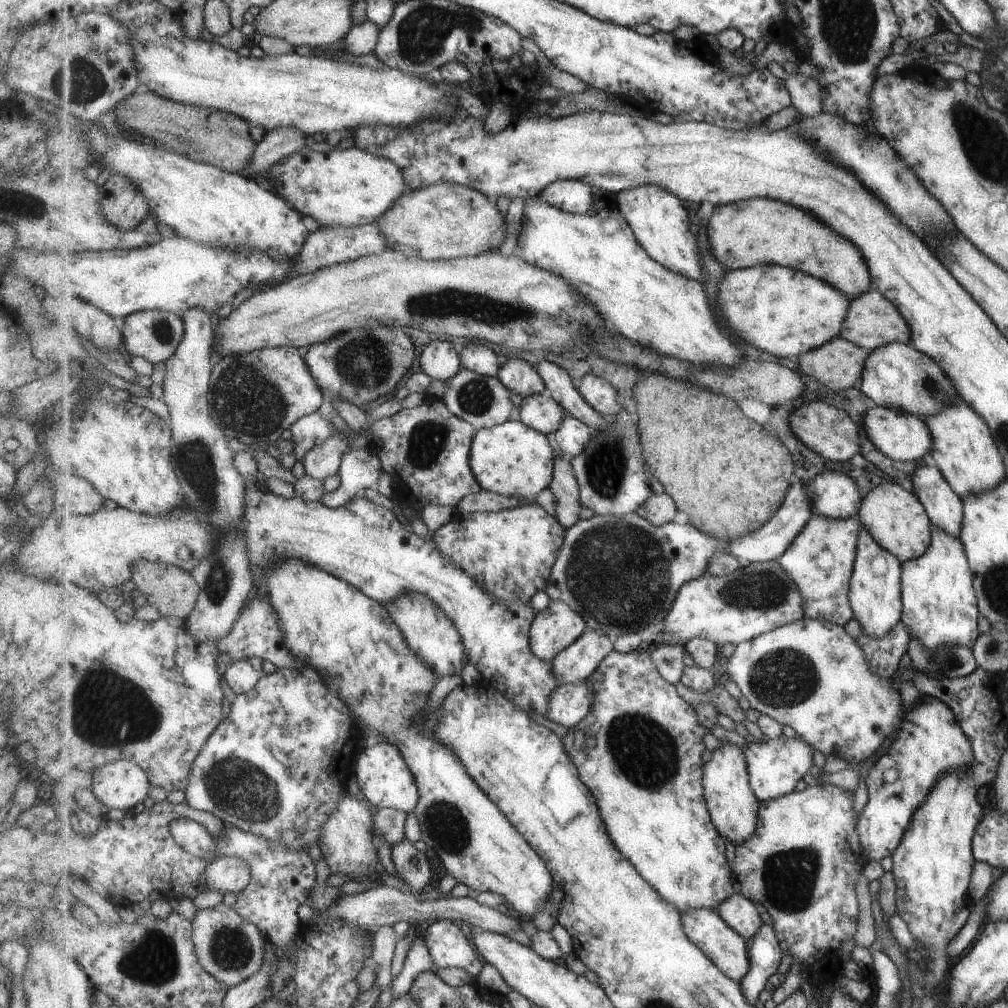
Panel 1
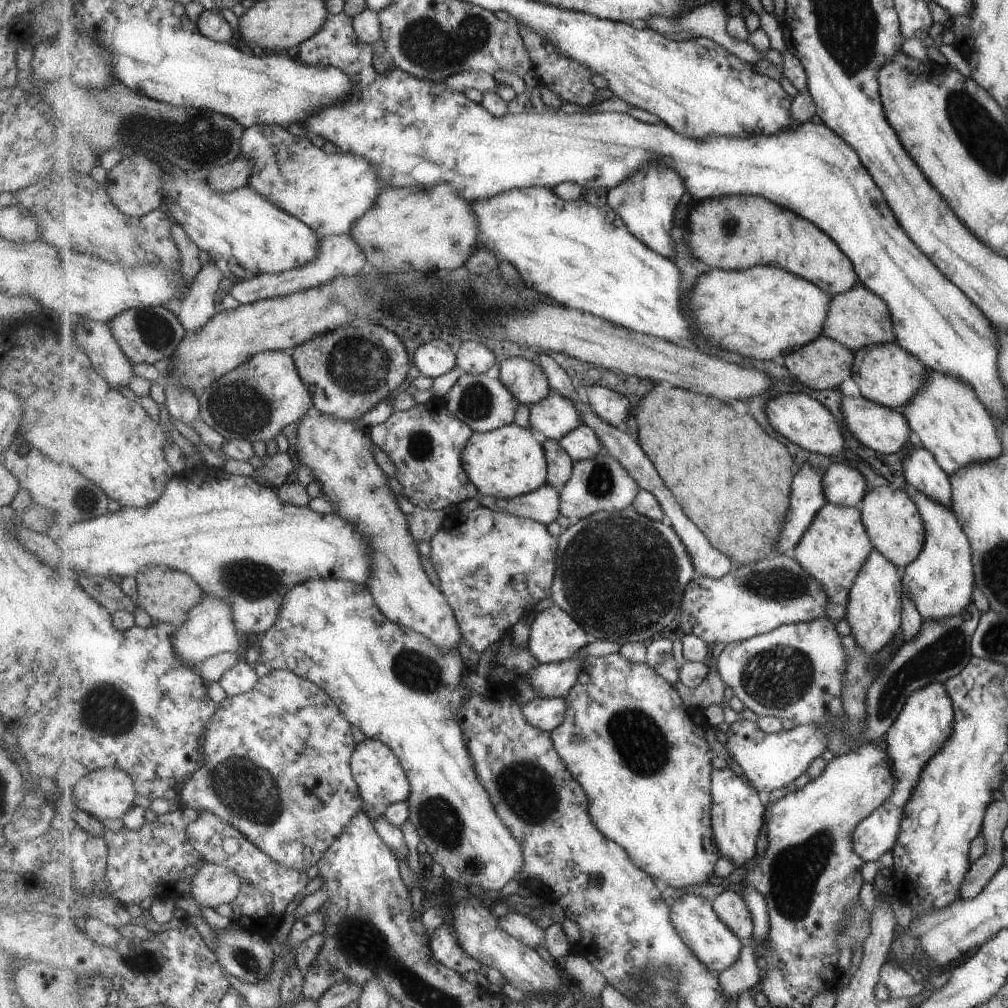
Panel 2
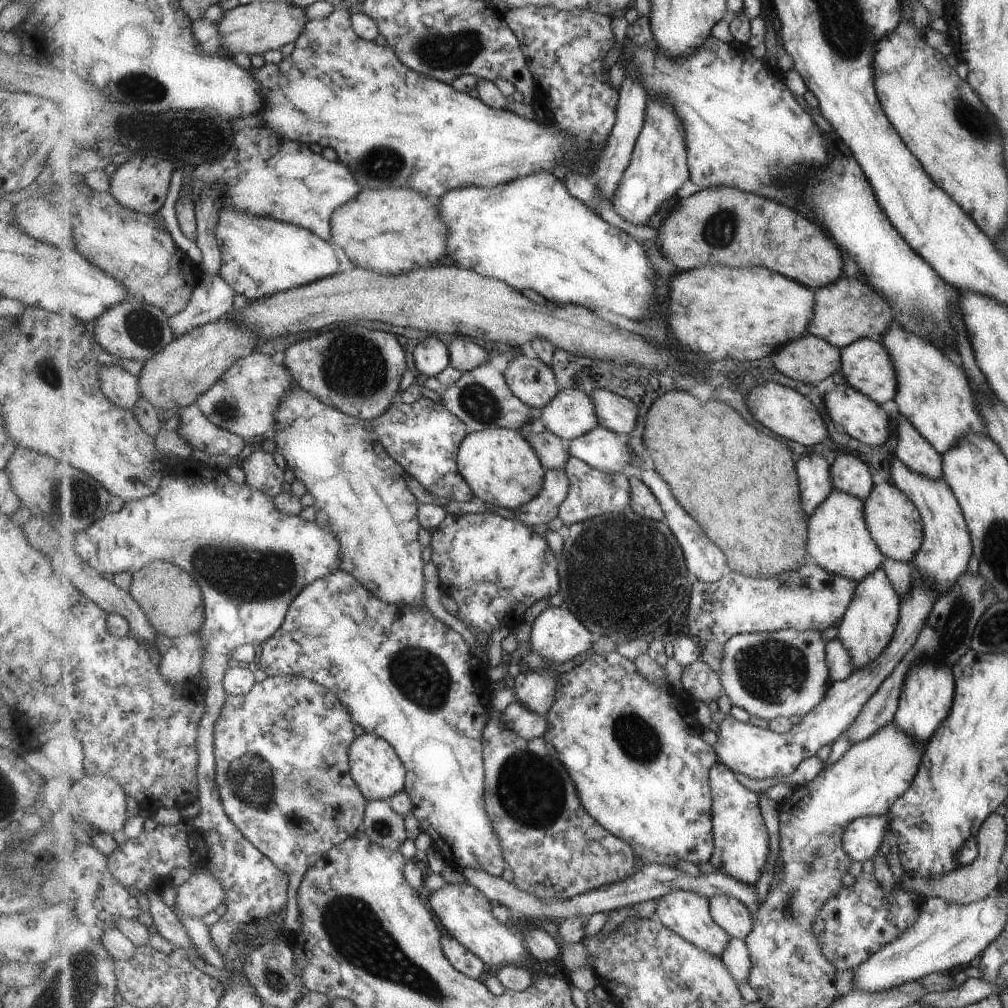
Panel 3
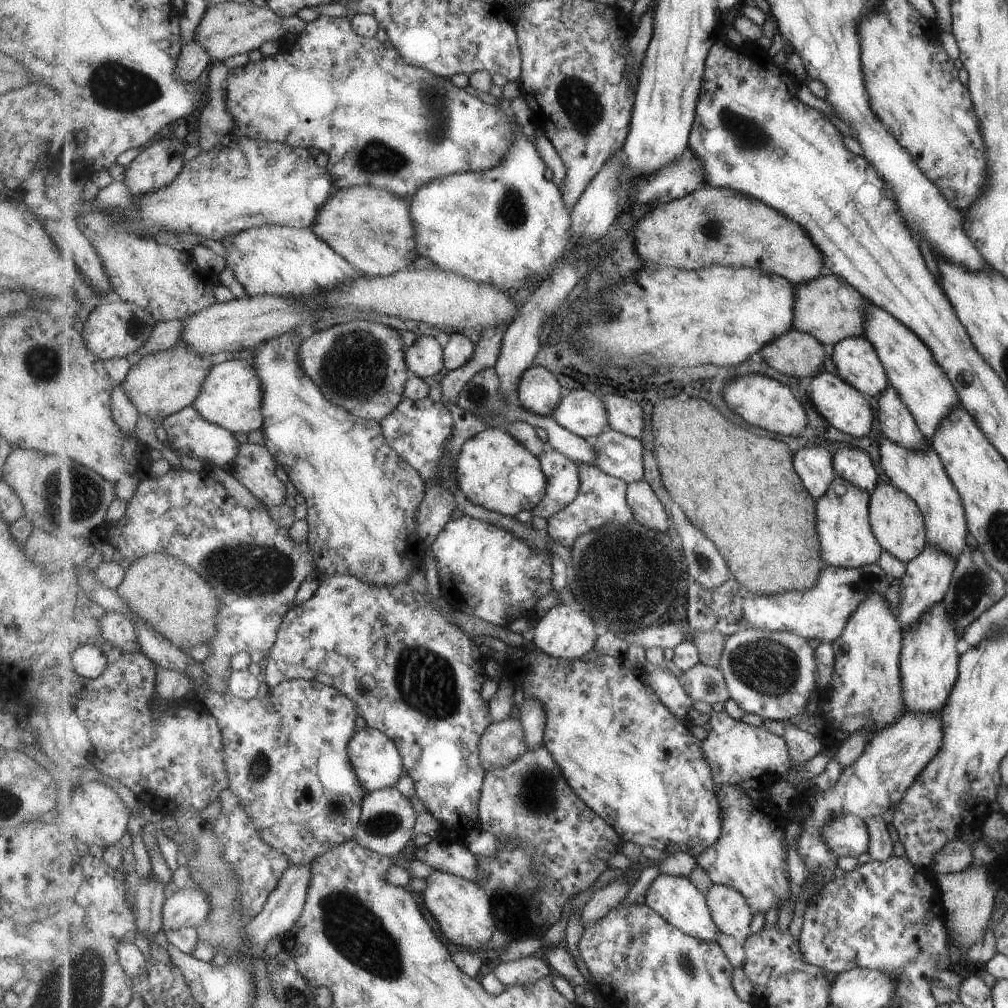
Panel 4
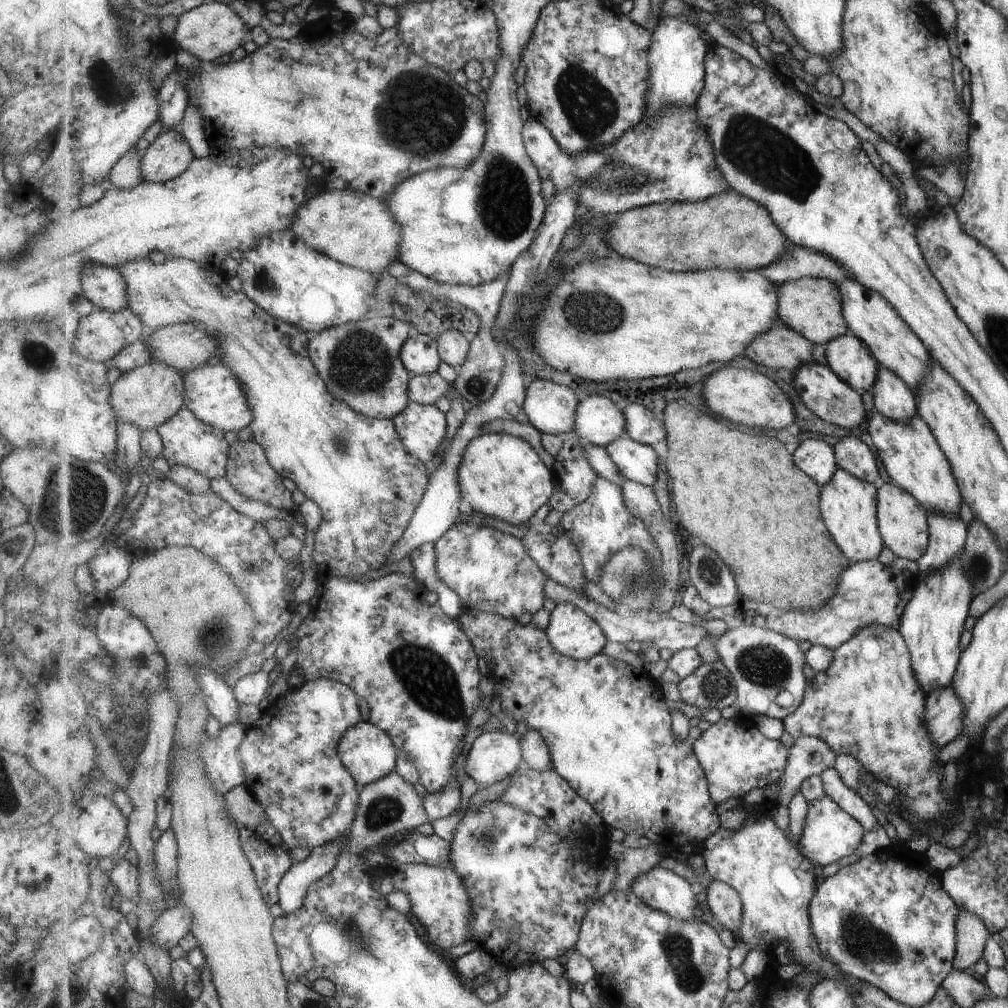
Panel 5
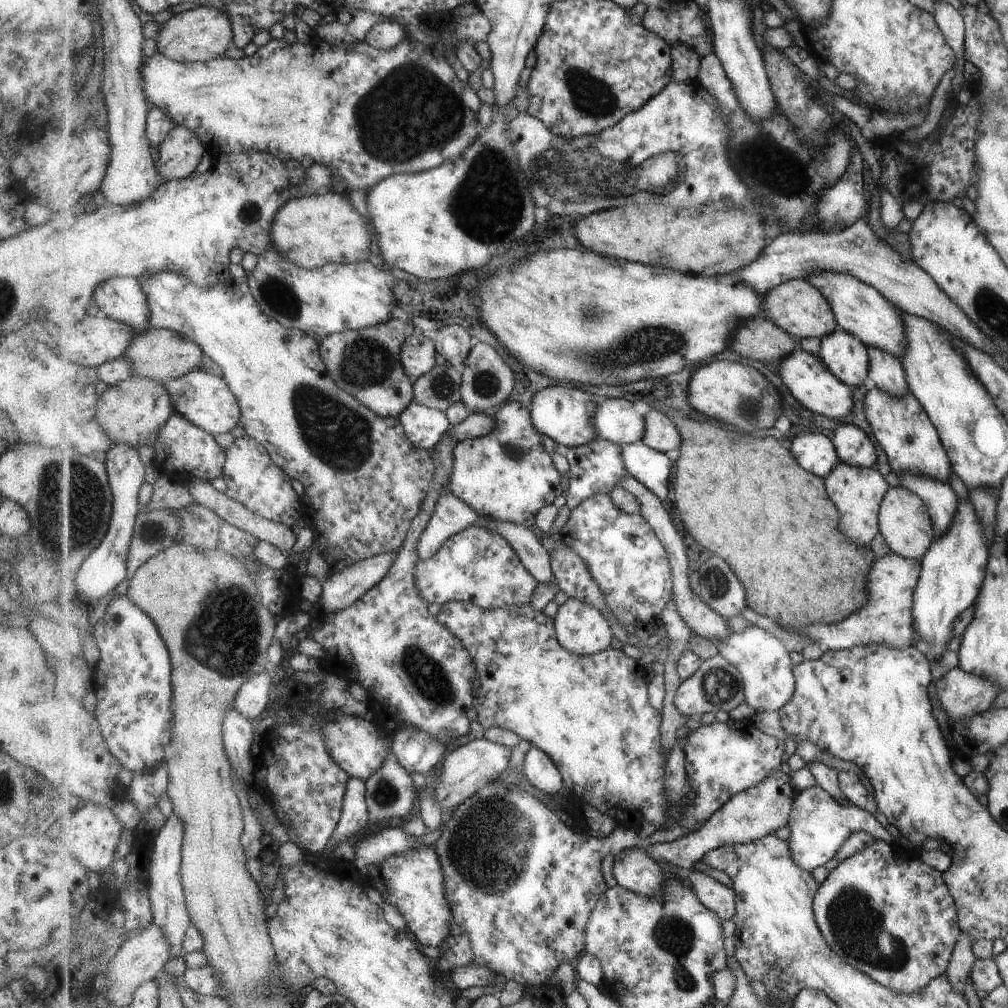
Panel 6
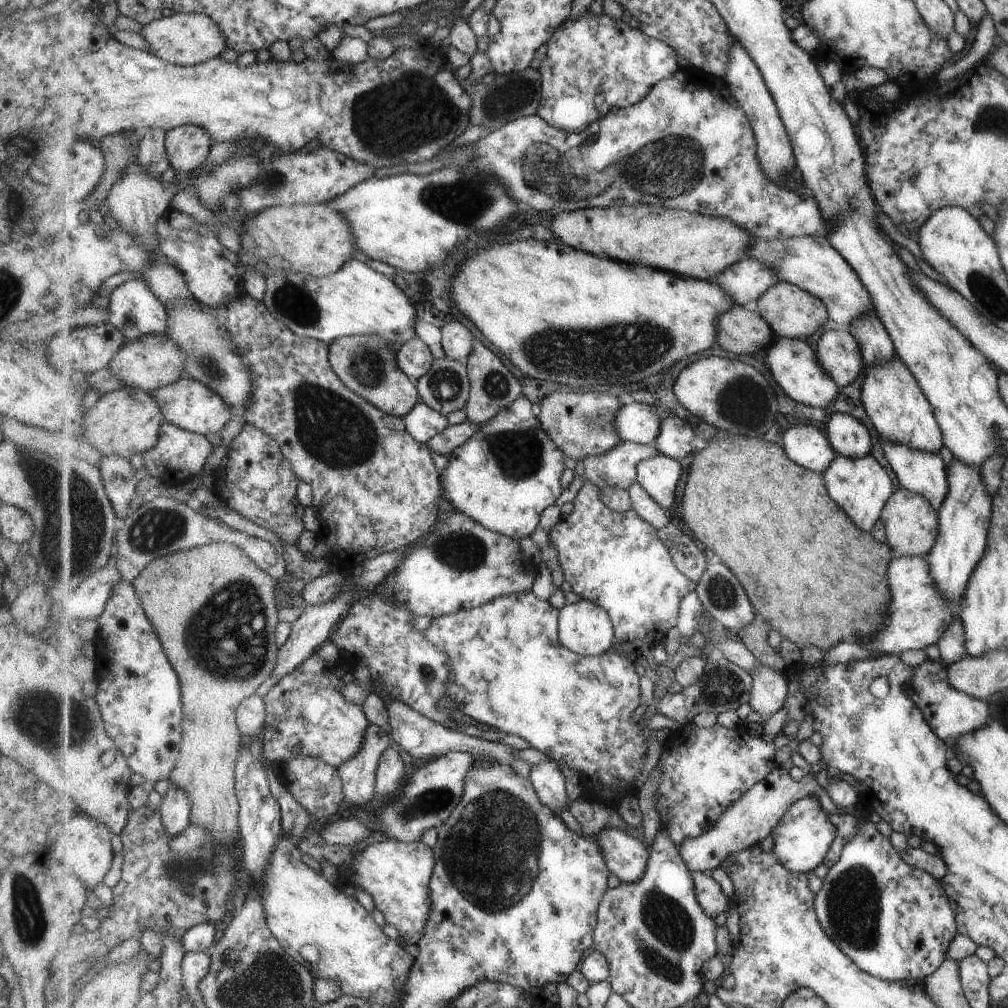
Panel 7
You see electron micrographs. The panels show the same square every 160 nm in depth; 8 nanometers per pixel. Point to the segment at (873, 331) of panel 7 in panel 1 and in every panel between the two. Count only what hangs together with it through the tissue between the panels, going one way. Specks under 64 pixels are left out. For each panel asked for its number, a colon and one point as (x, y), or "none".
1: (944, 507)
2: (920, 467)
3: (911, 448)
4: (897, 424)
5: (891, 396)
6: (885, 371)

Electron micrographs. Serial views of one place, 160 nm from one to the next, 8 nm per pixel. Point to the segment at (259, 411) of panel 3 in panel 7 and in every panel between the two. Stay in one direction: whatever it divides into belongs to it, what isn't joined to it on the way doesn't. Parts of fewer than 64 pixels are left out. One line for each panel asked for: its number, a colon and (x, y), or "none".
4: (232, 396)
5: (213, 393)
6: (207, 400)
7: (189, 404)

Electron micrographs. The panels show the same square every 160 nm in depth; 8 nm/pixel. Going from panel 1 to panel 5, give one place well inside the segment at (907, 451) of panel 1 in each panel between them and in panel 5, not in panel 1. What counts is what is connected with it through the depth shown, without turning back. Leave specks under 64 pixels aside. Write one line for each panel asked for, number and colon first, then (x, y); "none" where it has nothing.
2: (884, 430)
3: (862, 418)
4: (846, 408)
5: (833, 399)

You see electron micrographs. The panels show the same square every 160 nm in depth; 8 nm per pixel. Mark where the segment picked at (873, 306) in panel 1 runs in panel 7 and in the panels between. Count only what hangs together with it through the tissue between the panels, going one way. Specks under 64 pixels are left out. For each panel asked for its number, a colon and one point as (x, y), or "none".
2: (857, 318)
3: (846, 310)
4: (828, 307)
5: (812, 306)
6: (798, 306)
7: (793, 312)

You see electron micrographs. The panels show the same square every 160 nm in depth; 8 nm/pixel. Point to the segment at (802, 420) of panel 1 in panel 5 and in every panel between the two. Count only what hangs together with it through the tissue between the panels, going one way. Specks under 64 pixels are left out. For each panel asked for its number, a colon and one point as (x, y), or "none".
2: (804, 420)
3: (784, 410)
4: (766, 402)
5: (745, 396)

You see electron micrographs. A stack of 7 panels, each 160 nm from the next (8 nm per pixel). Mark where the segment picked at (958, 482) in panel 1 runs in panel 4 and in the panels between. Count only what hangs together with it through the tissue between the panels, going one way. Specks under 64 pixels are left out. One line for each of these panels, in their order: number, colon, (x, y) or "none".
2: (945, 416)
3: (933, 394)
4: (912, 371)

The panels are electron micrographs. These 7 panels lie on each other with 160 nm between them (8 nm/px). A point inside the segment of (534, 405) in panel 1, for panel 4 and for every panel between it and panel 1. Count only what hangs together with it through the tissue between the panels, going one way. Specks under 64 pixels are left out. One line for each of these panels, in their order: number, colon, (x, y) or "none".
2: (556, 416)
3: (572, 413)
4: (582, 412)

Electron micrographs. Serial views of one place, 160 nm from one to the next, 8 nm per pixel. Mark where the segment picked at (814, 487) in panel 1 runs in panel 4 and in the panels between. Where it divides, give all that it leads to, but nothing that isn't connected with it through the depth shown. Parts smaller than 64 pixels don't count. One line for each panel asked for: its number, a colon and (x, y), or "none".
2: (843, 485)
3: (850, 474)
4: (852, 464)

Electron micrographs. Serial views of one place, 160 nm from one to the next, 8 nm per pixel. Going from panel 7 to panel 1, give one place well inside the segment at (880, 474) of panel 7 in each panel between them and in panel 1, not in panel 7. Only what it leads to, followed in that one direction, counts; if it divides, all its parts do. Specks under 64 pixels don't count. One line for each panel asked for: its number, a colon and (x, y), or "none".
1: (821, 560)
2: (835, 548)
3: (839, 541)
4: (847, 540)
5: (848, 502)
6: (857, 491)

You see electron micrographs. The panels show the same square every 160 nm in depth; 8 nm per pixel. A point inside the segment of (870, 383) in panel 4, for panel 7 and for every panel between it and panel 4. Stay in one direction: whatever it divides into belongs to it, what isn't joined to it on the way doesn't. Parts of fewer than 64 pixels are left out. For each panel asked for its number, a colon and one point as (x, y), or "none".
5: (848, 355)
6: (846, 354)
7: (841, 353)

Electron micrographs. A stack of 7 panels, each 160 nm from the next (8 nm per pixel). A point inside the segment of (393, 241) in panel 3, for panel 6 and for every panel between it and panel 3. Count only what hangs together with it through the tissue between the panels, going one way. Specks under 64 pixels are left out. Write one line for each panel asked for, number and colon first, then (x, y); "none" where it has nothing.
4: (372, 228)
5: (357, 229)
6: (312, 231)

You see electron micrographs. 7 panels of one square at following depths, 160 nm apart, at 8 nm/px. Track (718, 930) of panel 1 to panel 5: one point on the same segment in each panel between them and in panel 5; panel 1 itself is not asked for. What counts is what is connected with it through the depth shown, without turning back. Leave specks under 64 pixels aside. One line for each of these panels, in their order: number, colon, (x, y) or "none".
2: (697, 922)
3: (689, 914)
4: (677, 899)
5: (663, 889)

